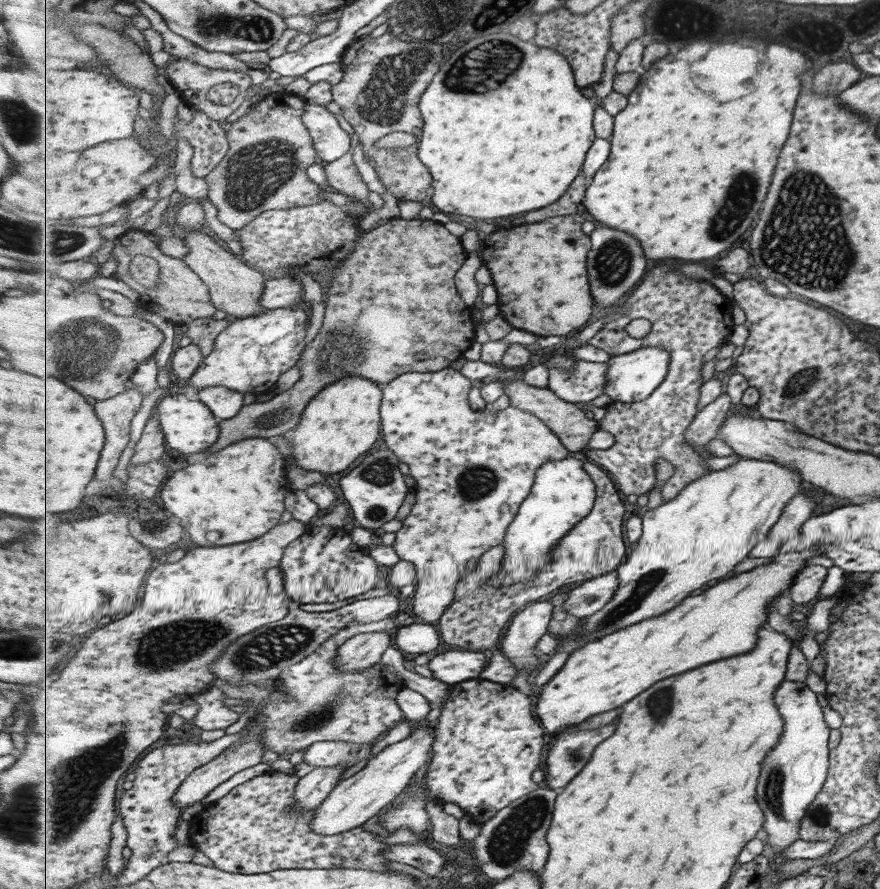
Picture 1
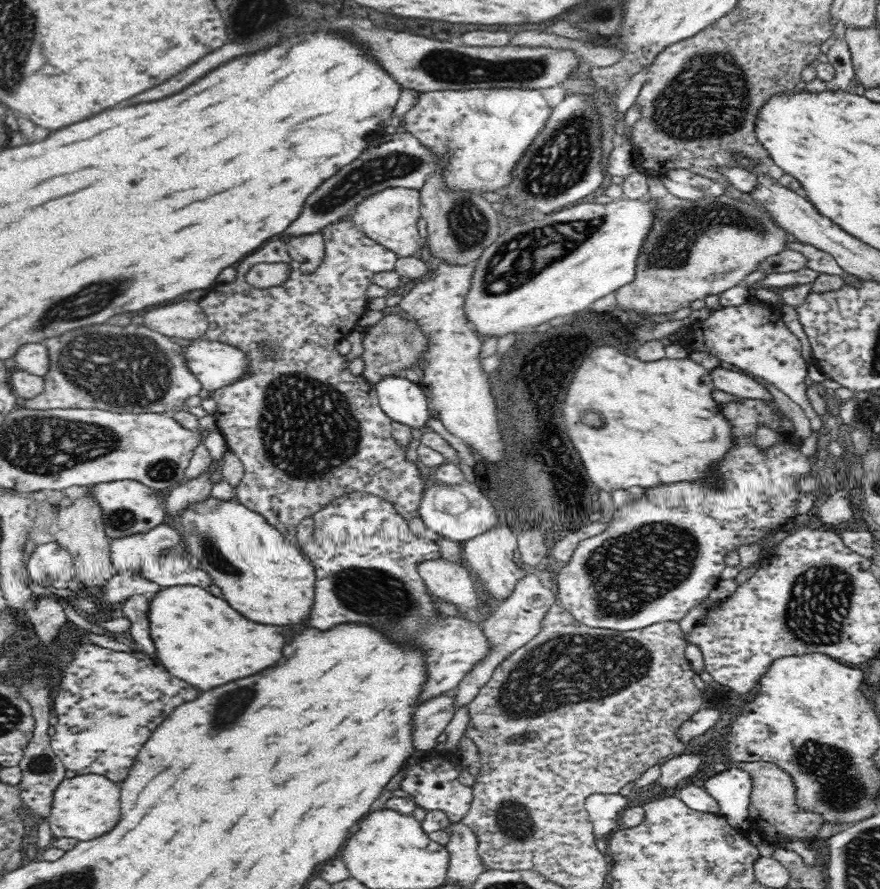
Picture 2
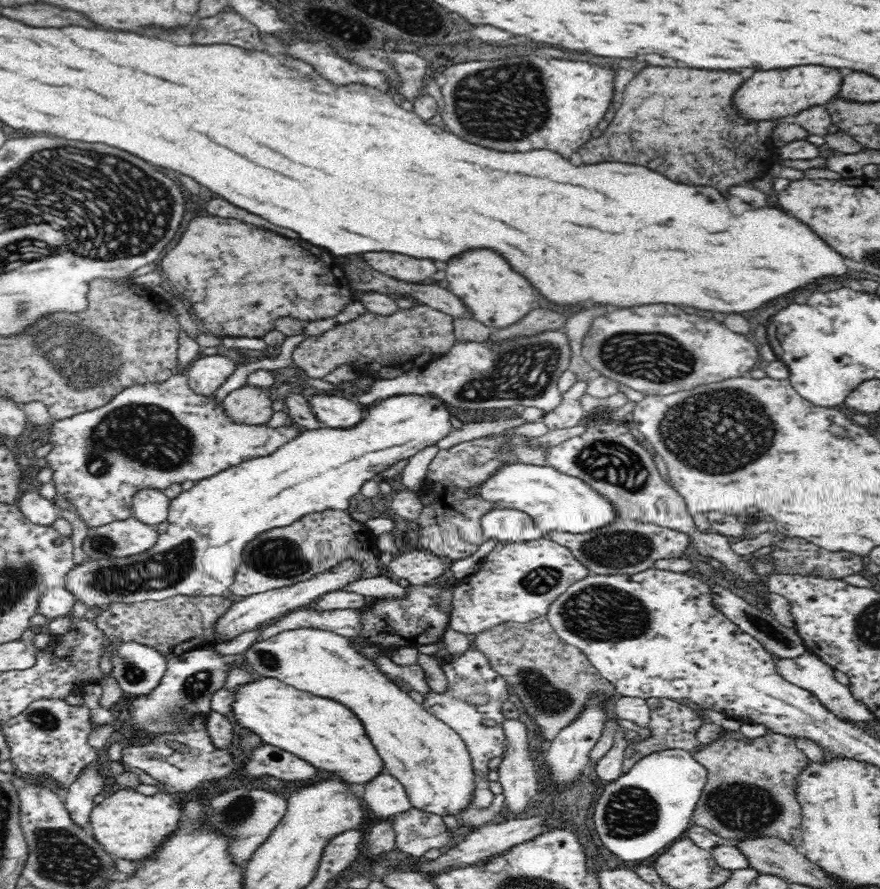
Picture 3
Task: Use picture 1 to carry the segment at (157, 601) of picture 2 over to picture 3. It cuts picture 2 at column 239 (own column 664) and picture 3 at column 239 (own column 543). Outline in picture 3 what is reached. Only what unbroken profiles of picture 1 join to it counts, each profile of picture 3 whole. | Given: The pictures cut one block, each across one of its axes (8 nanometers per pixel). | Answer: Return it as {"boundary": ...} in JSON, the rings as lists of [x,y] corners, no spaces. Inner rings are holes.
{"boundary":[[[255,676],[252,682],[239,685],[234,690],[234,696],[231,713],[236,723],[258,734],[266,745],[290,752],[302,758],[306,763],[312,764],[316,769],[330,772],[332,777],[349,786],[370,783],[386,772],[386,765],[372,740],[368,739],[361,718],[358,718],[350,707],[344,706],[341,702],[295,689],[274,678],[258,676]]]}

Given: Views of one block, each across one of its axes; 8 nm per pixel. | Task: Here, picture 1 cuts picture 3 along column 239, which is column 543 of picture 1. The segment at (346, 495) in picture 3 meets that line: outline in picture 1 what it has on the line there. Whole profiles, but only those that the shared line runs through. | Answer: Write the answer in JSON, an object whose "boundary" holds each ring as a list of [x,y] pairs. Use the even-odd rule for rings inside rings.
{"boundary":[[[567,457],[565,460],[547,462],[539,468],[536,473],[536,481],[533,492],[527,497],[519,509],[519,514],[515,521],[507,529],[506,539],[502,543],[504,546],[504,556],[500,565],[500,570],[489,579],[491,586],[513,586],[517,582],[529,582],[537,578],[537,574],[551,565],[553,562],[553,550],[559,545],[584,518],[587,518],[594,509],[596,497],[598,496],[597,486],[594,479],[586,470],[586,462],[577,460],[574,457]]]}

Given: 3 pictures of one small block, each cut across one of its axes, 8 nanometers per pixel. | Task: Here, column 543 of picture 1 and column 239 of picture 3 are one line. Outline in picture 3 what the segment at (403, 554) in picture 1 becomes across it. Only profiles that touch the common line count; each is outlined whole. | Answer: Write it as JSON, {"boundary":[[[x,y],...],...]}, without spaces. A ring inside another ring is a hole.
{"boundary":[[[174,375],[164,382],[145,382],[129,386],[116,394],[105,406],[85,413],[75,414],[62,420],[52,419],[50,438],[52,450],[46,456],[48,468],[52,469],[52,485],[57,497],[70,500],[73,511],[80,514],[88,527],[96,528],[126,520],[133,516],[134,496],[142,490],[166,490],[182,482],[197,483],[213,477],[223,470],[241,465],[242,462],[268,456],[287,442],[298,438],[304,428],[290,422],[284,426],[246,424],[229,417],[224,402],[218,404],[216,394],[200,395],[192,391],[187,376]],[[96,458],[112,458],[112,468],[106,476],[94,474],[100,464]]]}

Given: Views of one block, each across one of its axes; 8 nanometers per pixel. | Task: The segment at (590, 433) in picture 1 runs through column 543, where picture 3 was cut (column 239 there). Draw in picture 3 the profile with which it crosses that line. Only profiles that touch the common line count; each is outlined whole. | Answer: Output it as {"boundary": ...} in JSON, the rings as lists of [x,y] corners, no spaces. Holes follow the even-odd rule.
{"boundary":[[[246,384],[238,390],[230,392],[224,398],[224,407],[230,418],[246,424],[264,424],[267,423],[274,410],[270,401],[270,388],[261,388],[261,386],[250,386]]]}

